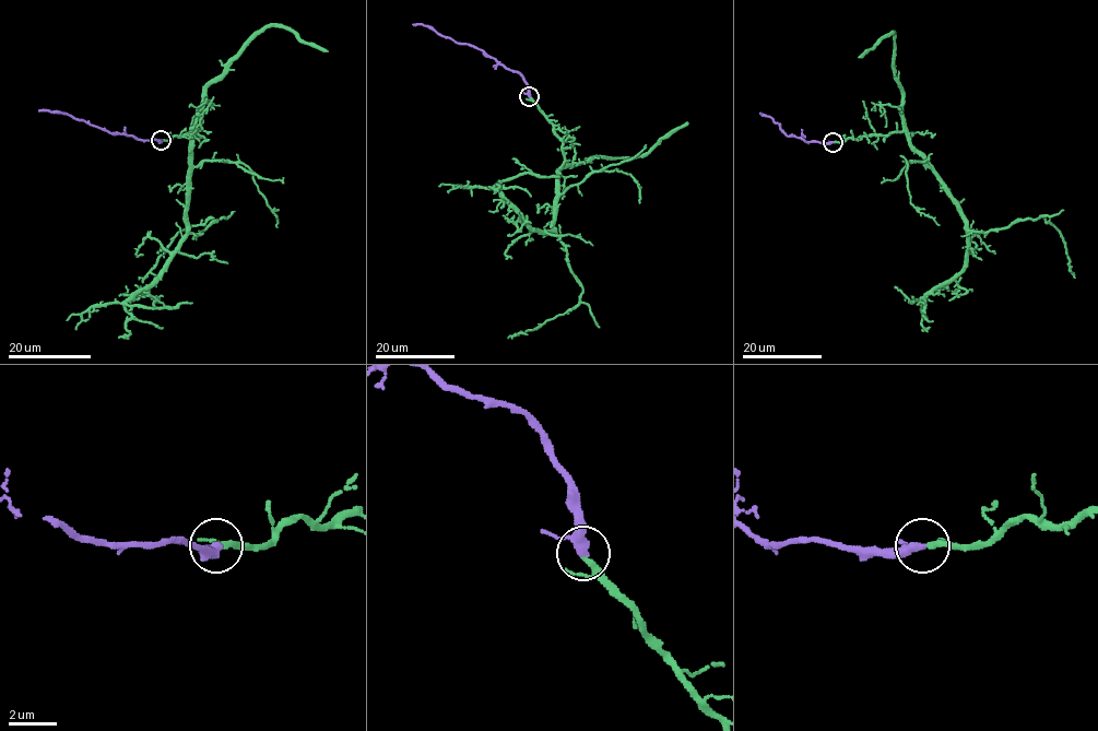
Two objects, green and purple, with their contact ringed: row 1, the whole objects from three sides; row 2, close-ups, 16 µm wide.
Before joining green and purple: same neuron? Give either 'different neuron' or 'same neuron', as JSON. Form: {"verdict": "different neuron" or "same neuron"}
{"verdict": "same neuron"}

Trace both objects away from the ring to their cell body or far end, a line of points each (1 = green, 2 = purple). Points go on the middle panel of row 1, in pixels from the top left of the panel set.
1: (529, 97), (562, 141), (565, 162), (559, 169), (554, 230), (582, 289), (580, 302), (569, 310), (508, 338)
2: (529, 96), (528, 84), (519, 73), (506, 69), (471, 45), (458, 43), (427, 26), (413, 24)

